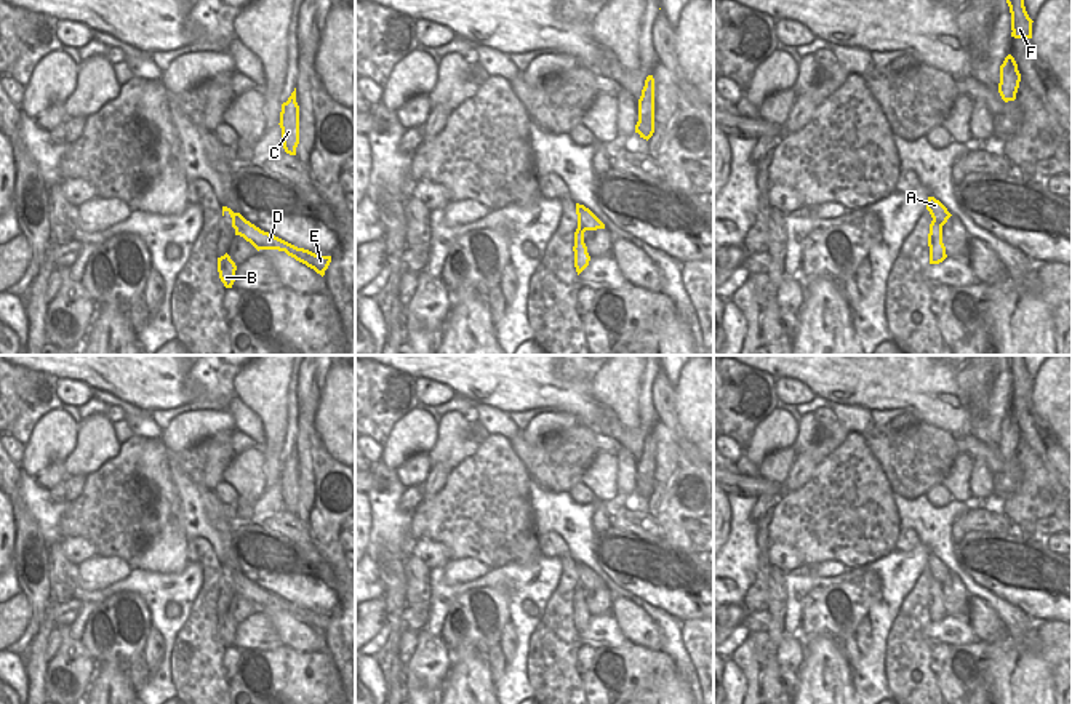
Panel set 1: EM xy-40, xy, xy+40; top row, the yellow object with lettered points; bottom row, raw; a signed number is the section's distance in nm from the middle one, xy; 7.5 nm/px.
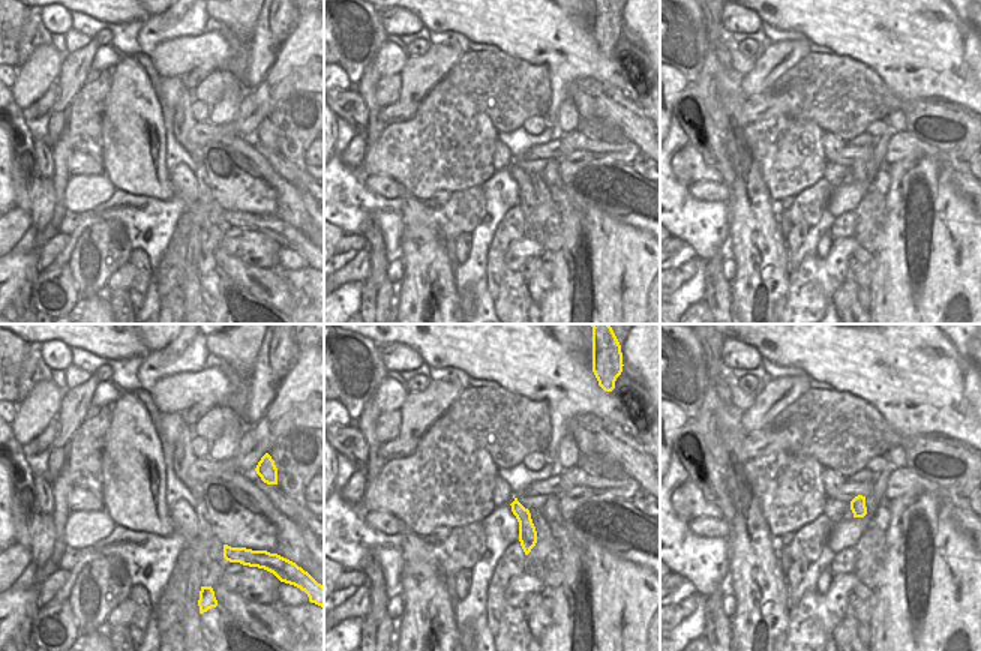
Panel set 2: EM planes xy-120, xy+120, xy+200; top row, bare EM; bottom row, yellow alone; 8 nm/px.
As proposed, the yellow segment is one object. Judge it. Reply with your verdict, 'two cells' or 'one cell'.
two cells

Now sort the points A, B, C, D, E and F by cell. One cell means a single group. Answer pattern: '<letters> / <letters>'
A B C F / D E

